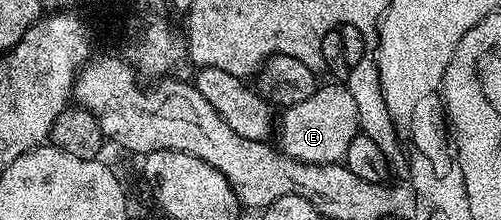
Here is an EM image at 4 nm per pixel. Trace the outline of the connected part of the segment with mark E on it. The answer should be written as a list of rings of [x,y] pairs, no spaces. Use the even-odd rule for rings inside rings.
[[[320,85],[309,96],[309,100],[301,100],[301,104],[293,104],[282,111],[277,118],[277,134],[279,130],[278,149],[290,158],[309,164],[342,163],[347,156],[349,144],[360,134],[357,106],[346,85]]]

